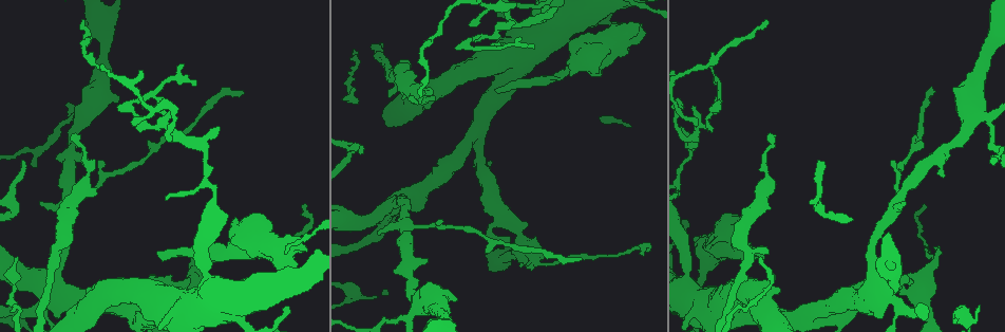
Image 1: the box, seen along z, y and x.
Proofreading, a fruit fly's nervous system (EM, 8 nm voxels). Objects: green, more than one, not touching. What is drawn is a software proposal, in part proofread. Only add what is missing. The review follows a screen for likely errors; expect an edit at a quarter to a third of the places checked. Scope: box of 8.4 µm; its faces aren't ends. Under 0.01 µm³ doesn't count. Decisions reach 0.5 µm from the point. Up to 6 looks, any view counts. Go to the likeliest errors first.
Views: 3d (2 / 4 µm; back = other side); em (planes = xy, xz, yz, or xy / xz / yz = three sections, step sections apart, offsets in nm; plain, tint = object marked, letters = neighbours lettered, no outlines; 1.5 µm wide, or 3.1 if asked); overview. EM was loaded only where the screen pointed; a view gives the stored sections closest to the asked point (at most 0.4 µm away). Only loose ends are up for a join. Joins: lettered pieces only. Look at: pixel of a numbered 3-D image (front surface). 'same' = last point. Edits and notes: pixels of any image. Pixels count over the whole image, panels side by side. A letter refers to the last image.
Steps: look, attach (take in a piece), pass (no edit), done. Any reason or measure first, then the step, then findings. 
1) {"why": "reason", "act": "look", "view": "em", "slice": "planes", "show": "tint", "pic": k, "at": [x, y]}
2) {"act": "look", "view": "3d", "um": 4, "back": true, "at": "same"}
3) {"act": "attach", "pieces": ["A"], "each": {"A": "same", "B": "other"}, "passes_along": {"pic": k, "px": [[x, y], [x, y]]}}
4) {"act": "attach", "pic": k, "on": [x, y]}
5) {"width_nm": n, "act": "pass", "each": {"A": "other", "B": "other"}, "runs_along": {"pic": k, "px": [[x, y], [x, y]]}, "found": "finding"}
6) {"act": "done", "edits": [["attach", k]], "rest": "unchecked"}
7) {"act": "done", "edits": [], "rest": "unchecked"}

{"act": "look", "view": "3d", "um": 4, "pic": 1, "at": [760, 255]}

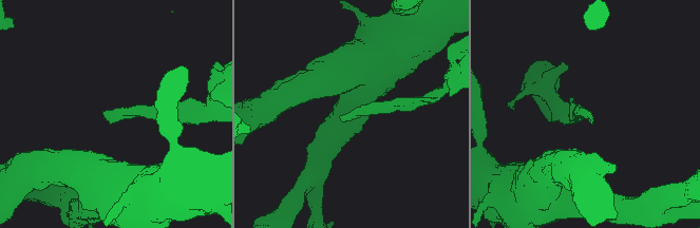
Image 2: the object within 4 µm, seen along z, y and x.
{"why": "now the EM", "act": "look", "view": "em", "slice": "yz", "step": 8, "show": "letters", "pic": 2, "at": [342, 116]}

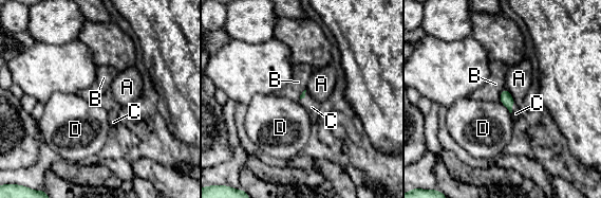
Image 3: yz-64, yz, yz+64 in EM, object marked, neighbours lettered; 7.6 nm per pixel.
{"act": "look", "view": "em", "slice": "planes", "show": "letters", "at": "same"}

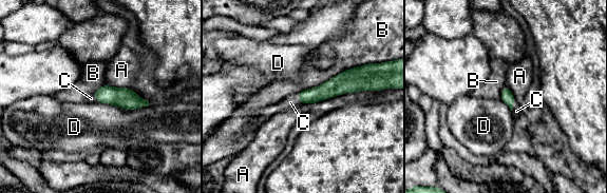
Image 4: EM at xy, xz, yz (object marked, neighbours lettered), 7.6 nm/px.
{"longest_contact_nm": ["B", 550], "act": "attach", "pieces": ["C"], "each": {"A": "other", "B": "other", "C": "same", "D": "other"}, "passes_along": {"pic": 4, "px": [[507, 96], [512, 105], [516, 111]]}, "found": "it goes on there"}

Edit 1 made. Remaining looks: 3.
{"act": "look", "view": "overview"}

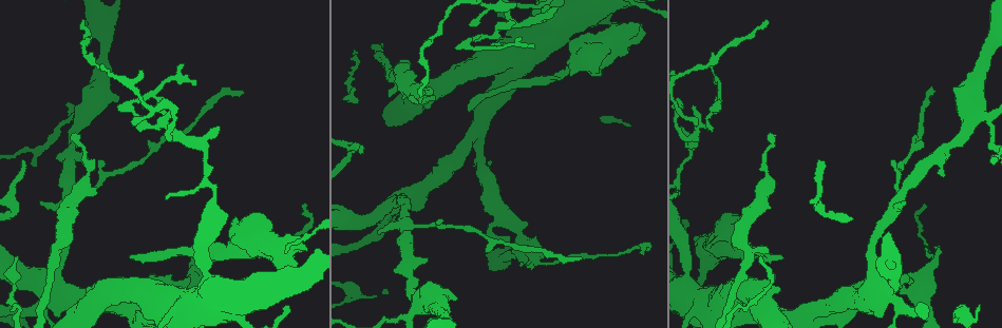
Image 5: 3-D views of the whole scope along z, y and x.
{"why": "branch stops here", "act": "look", "view": "em", "slice": "planes", "show": "letters", "pic": 5, "at": [244, 217]}

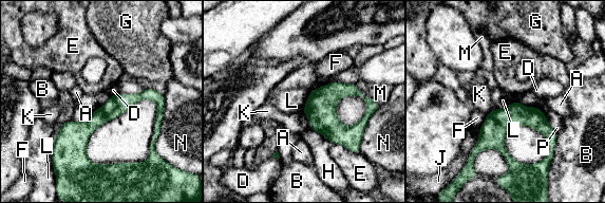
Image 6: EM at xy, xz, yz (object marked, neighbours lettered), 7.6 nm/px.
{"act": "pass", "each": {"A": "other", "B": "other", "D": "other", "E": "other", "F": "other", "G": "other", "H": "other", "J": "other", "K": "other", "L": "other", "M": "other", "N": "other", "P": "other"}, "border": {"pic": 6, "px": [[515, 99], [506, 107], [494, 108]]}, "found": "none of them fits"}

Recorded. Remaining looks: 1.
{"why": "an open end", "act": "look", "view": "em", "slice": "planes", "show": "letters", "pic": 5, "at": [513, 21]}

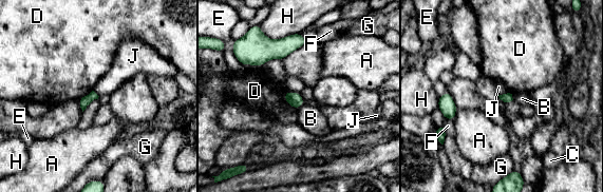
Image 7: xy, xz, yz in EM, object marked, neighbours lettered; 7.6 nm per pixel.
{"act": "pass", "each": {"A": "other", "B": "other", "C": "other", "D": "other", "E": "other", "F": "other", "G": "other", "H": "other", "J": "other"}, "border": {"pic": 7, "px": [[507, 92], [498, 95]]}, "found": "none of them fits"}

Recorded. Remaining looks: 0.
{"act": "done", "edits": [["attach", 4]], "rest": "unchecked"}

